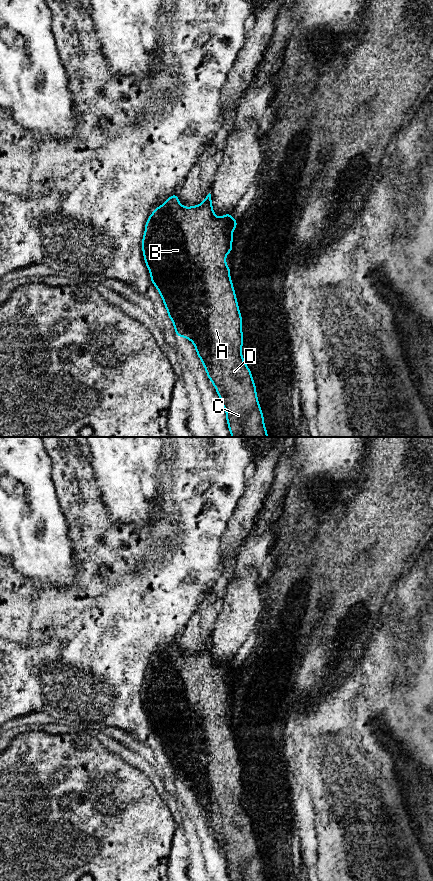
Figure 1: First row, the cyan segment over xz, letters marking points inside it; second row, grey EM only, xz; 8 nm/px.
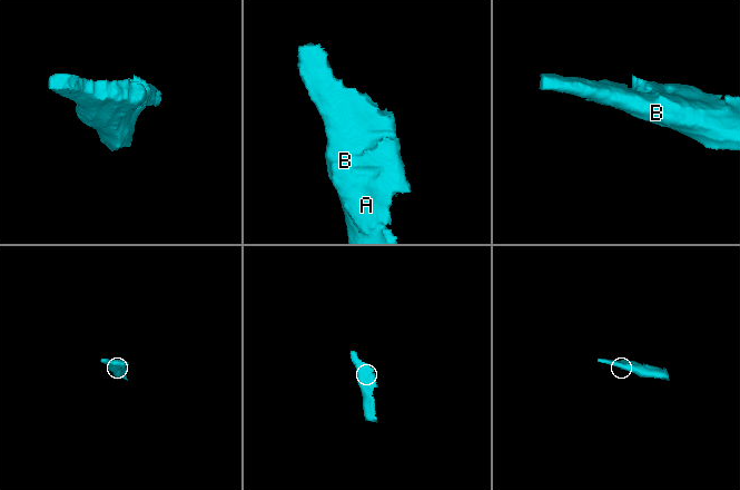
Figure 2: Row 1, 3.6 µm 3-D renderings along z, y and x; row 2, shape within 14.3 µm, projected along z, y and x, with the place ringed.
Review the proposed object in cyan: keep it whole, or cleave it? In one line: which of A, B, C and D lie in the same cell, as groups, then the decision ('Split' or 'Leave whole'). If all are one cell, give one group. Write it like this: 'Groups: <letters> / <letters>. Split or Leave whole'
Groups: A B C D. Leave whole

